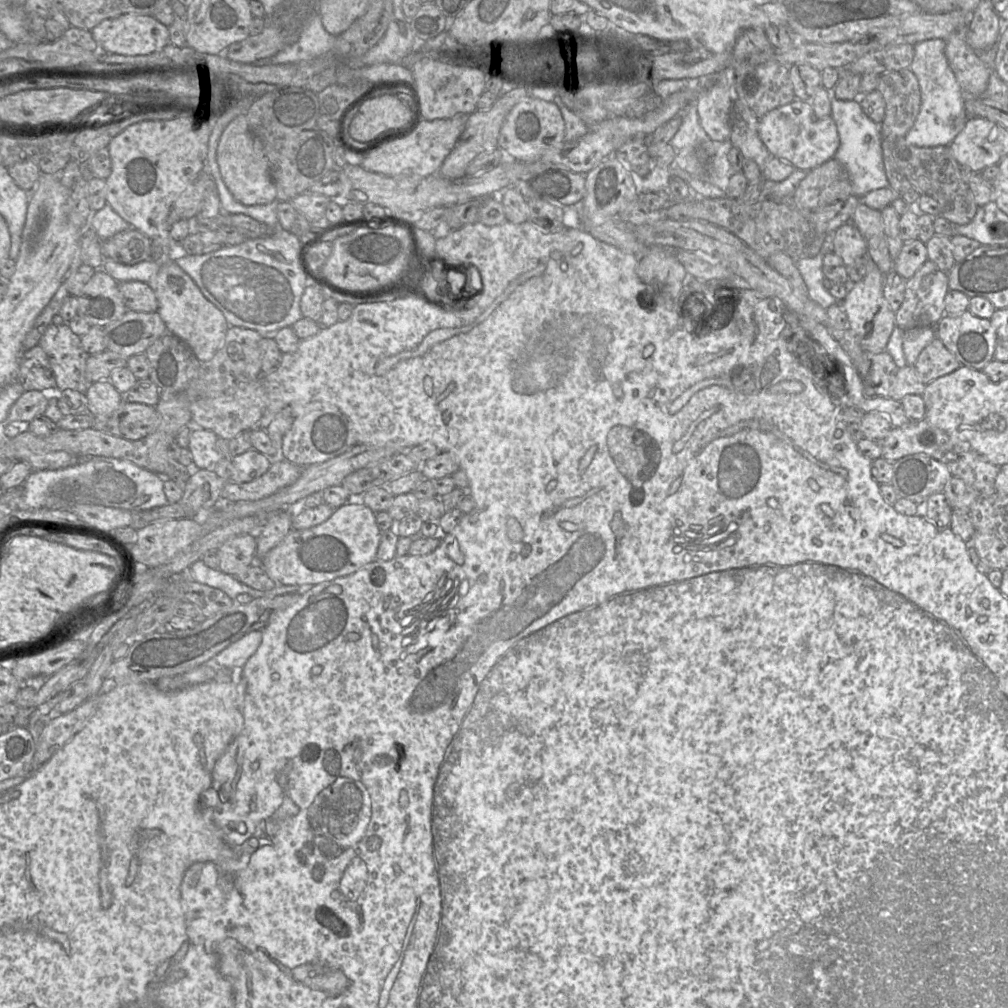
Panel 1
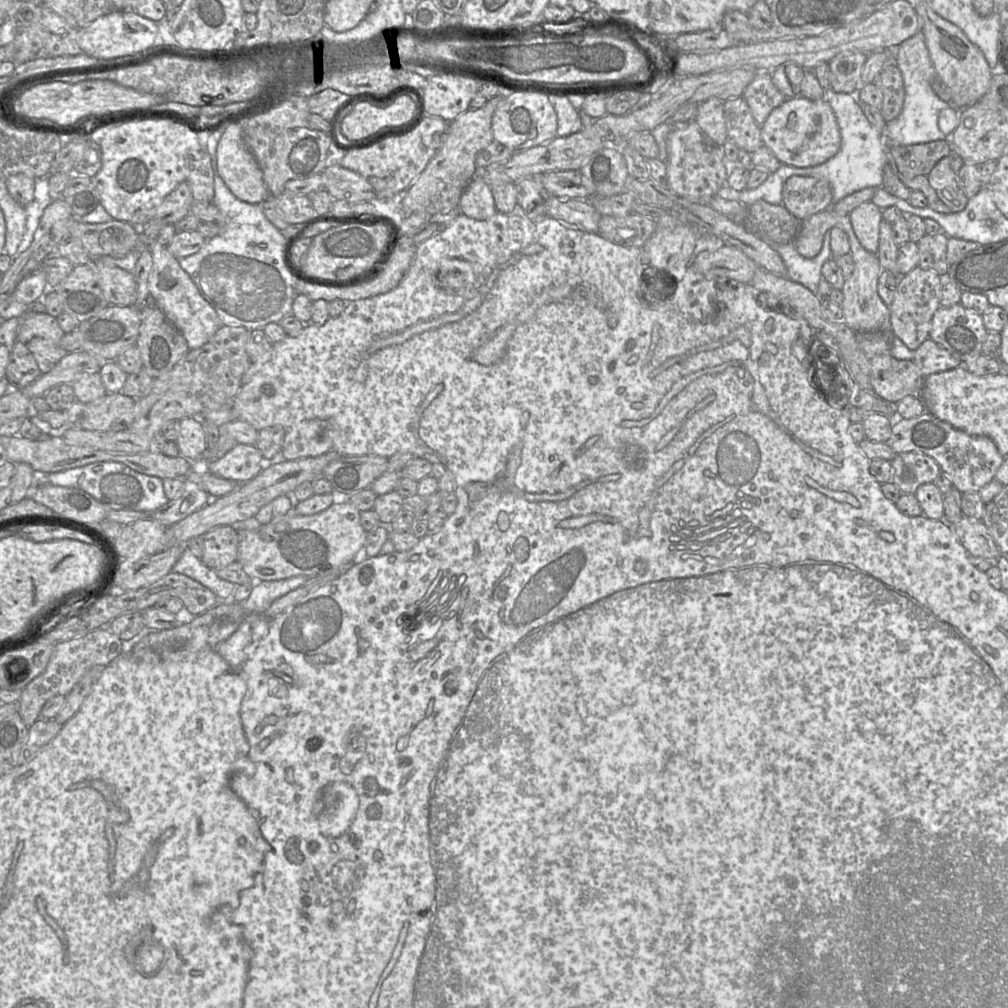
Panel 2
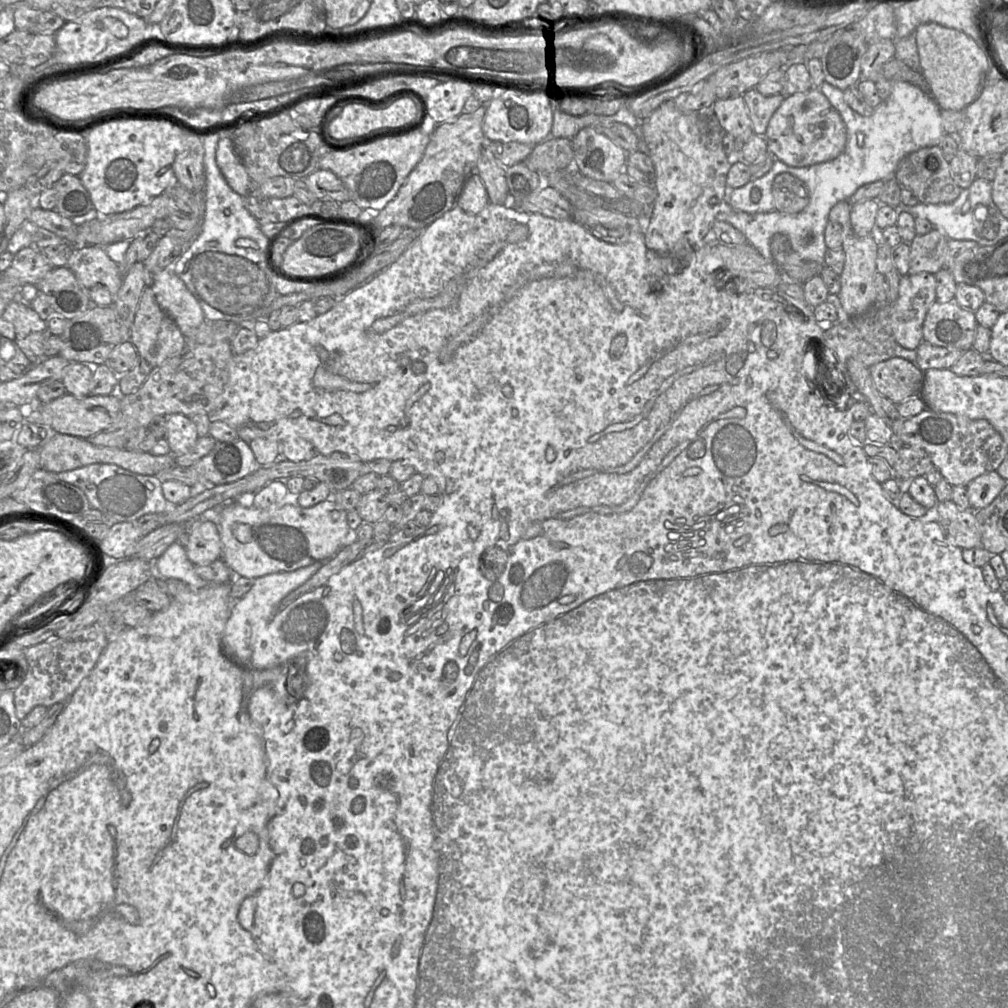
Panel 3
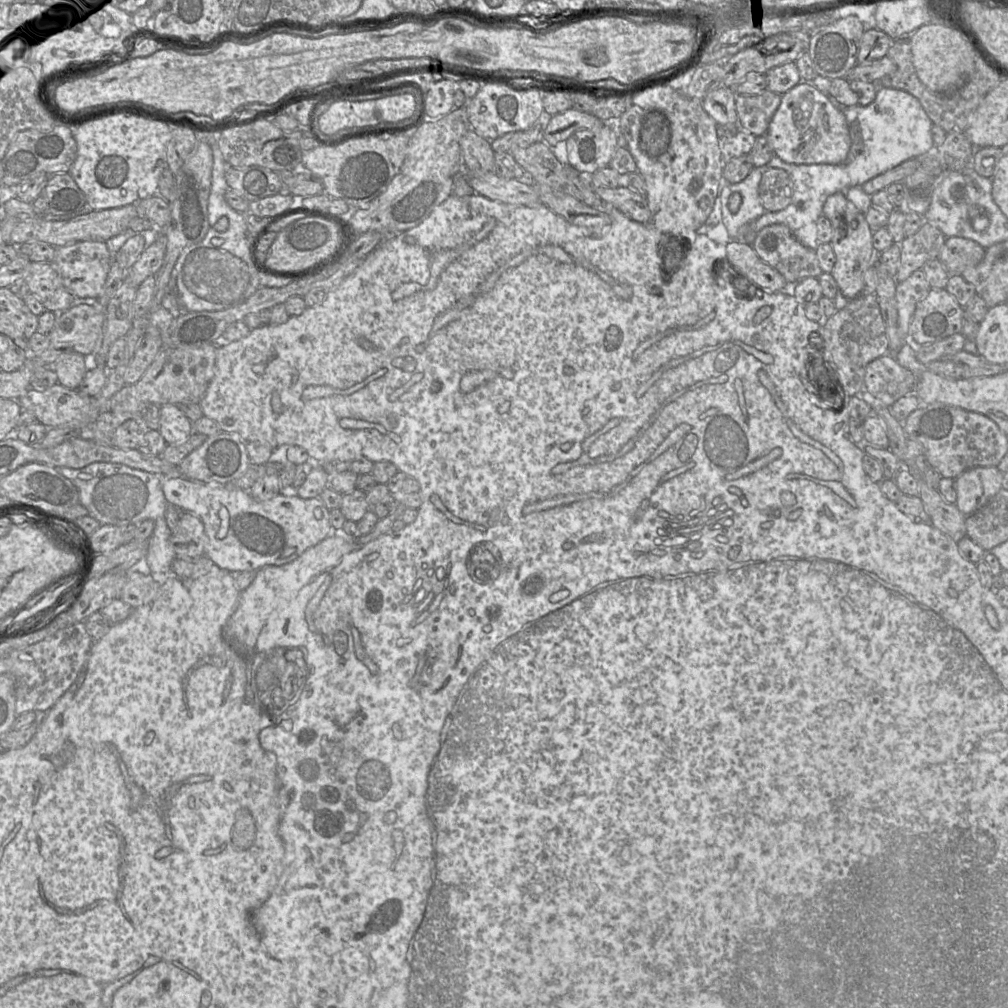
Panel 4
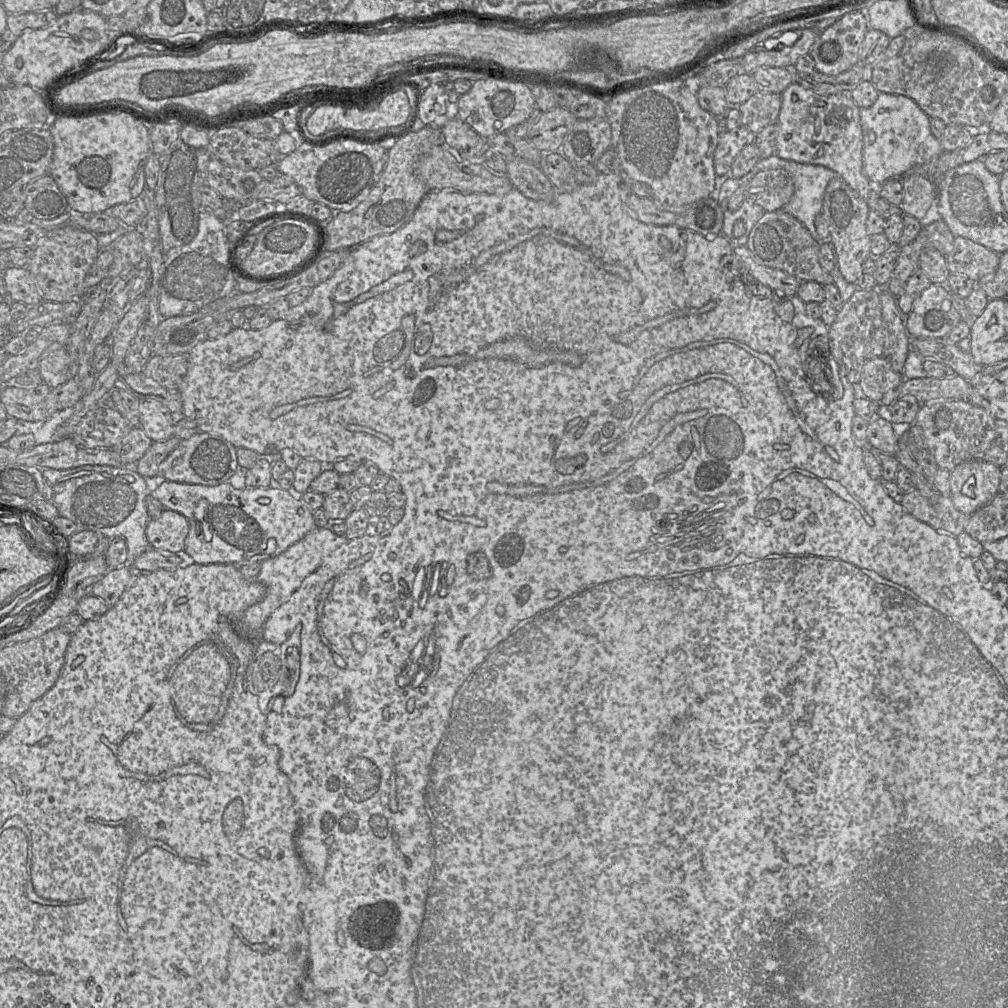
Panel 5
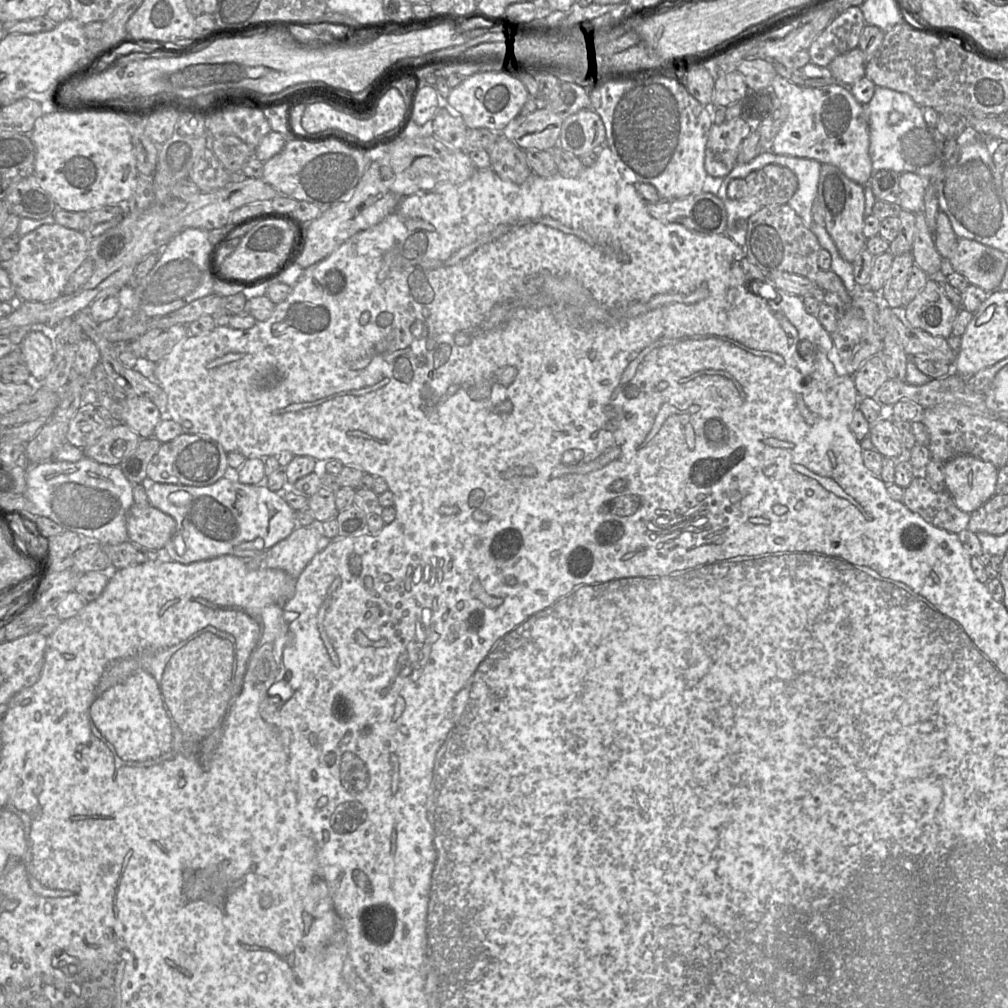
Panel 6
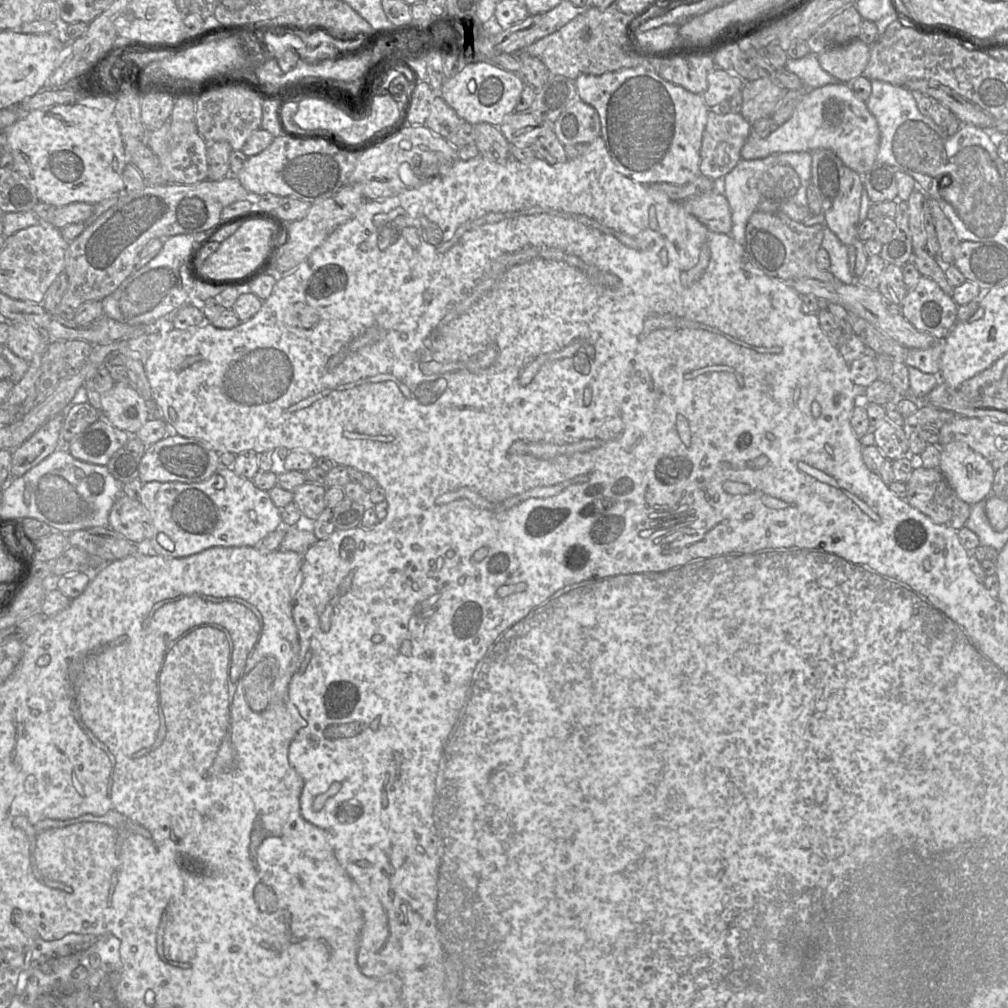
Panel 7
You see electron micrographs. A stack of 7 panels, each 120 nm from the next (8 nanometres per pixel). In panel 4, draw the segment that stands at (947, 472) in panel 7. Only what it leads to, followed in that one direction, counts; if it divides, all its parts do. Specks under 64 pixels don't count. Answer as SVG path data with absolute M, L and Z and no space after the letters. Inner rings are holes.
M997 466L974 467L961 473L955 478L957 508L967 516L984 506L1002 489L1003 474Z

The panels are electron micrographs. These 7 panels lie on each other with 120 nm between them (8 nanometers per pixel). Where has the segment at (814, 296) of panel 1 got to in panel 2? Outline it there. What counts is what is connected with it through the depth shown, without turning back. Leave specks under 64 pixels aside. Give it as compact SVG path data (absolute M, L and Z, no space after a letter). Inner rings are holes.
M829 231L825 233L821 251L811 259L801 256L797 252L794 243L770 245L782 258L787 270L786 277L803 285L817 295L818 284L822 278L821 268L832 257Z

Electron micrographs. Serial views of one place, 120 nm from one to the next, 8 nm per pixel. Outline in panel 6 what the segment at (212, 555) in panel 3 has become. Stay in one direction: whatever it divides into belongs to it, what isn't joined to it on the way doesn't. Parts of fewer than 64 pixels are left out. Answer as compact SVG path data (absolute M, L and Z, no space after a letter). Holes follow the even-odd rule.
M133 505L128 511L126 527L130 541L150 550L164 548L176 529L175 520L149 505Z

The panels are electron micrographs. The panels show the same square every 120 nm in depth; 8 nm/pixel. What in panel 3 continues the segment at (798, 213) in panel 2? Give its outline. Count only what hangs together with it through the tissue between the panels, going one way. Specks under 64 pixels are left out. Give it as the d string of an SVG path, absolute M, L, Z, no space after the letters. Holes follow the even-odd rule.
M780 173L775 177L772 194L775 210L784 214L798 214L809 203L806 185L789 173Z

